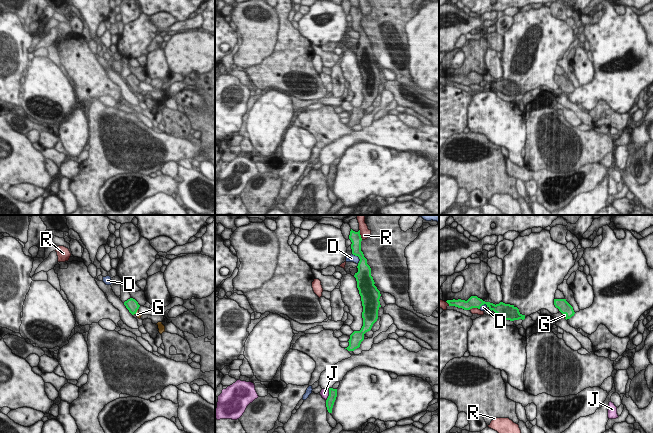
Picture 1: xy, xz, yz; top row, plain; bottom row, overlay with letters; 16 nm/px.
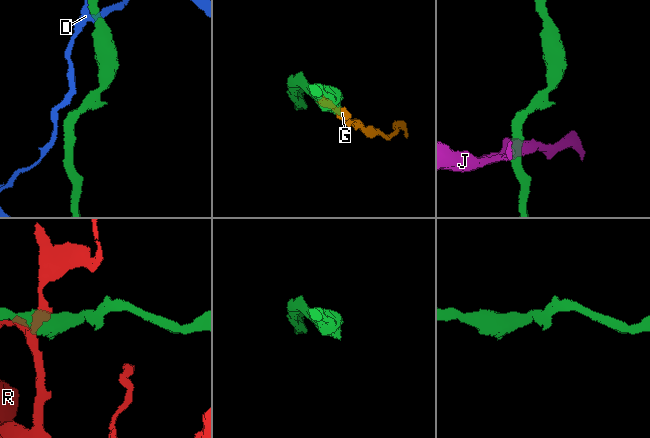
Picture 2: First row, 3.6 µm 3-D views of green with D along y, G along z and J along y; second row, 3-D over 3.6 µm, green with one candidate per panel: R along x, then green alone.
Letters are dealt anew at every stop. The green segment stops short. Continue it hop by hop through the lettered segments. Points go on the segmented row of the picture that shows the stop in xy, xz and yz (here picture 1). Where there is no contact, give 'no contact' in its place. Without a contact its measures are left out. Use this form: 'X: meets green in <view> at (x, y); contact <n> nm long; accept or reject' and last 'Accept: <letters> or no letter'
D: meets green in xz at (358, 256); contact 200 nm long; reject
G: meets green in yz at (566, 315); contact 110 nm long; accept
J: meets green in xz at (329, 395); contact 200 nm long; reject
R: meets green in xz at (359, 234); contact 180 nm long; reject
Accept: G

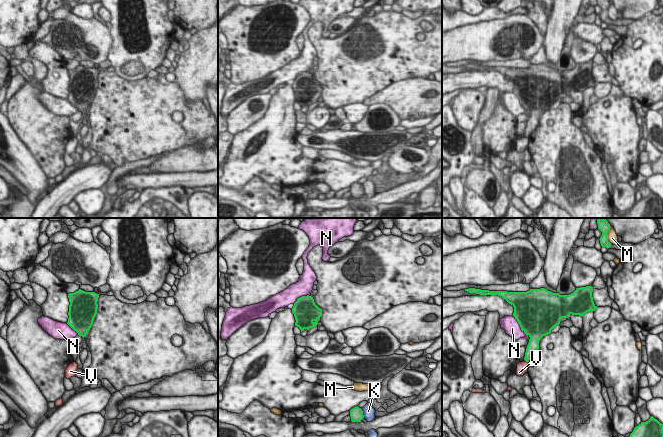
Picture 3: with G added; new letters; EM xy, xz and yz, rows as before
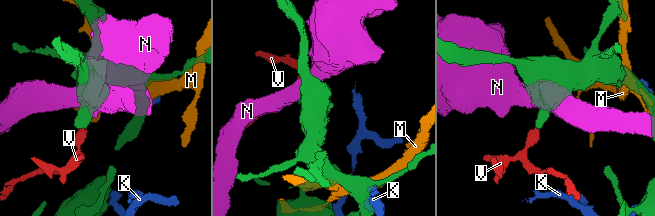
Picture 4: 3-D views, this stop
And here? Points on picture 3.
K: meets green in xz at (362, 413); contact 150 nm long; reject
M: meets green in yz at (607, 235); contact 280 nm long; reject
N: meets green in yz at (519, 324); contact 380 nm long; reject
V: meets green in yz at (526, 361); contact 100 nm long; reject
Accept: no letter

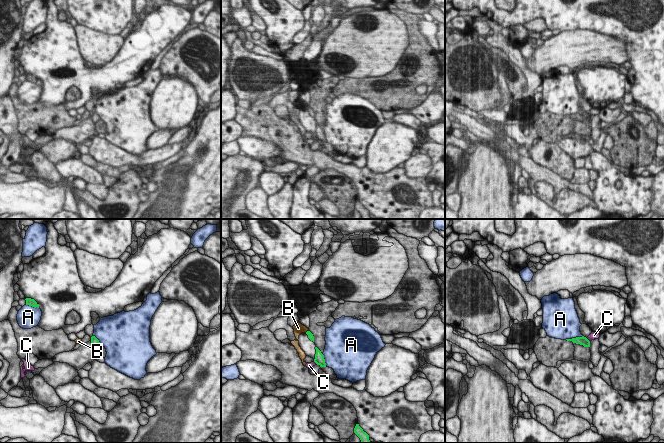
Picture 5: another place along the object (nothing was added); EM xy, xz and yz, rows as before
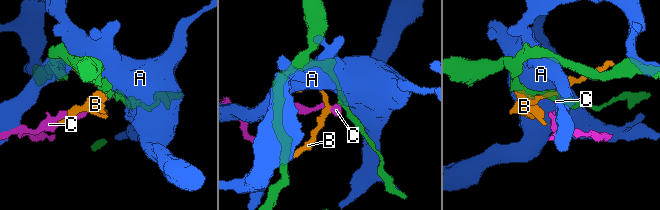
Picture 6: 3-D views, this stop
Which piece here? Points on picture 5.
A: meets green in yz at (573, 338); contact 300 nm long; reject
B: no contact; reject
C: meets green in yz at (587, 339); contact 100 nm long; reject
Accept: no letter

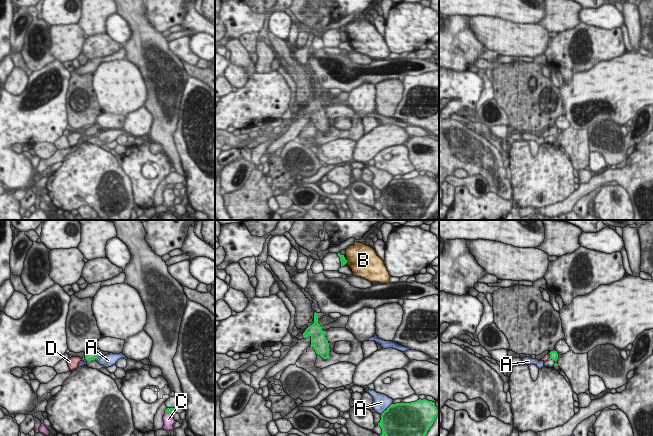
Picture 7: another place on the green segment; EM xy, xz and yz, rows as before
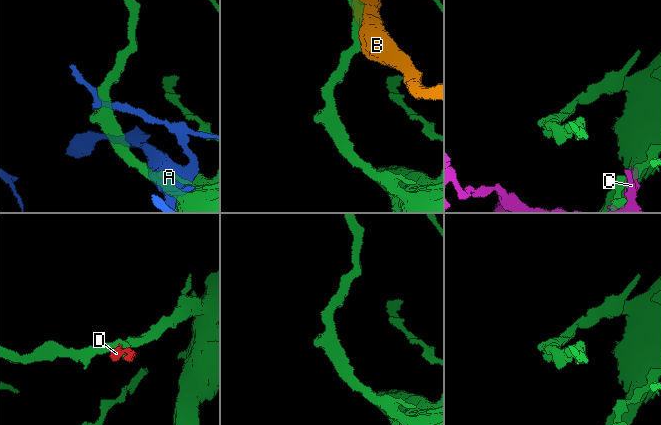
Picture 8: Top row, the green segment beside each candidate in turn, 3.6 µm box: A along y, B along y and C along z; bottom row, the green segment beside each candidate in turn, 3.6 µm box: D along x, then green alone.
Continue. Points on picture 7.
A: meets green in xz at (387, 408); contact 280 nm long; reject
B: meets green in xz at (346, 262); contact 70 nm long; reject
C: meets green in xy at (169, 412); contact 130 nm long; reject
D: meets green in yz at (550, 356); contact 120 nm long; accept
Accept: D

